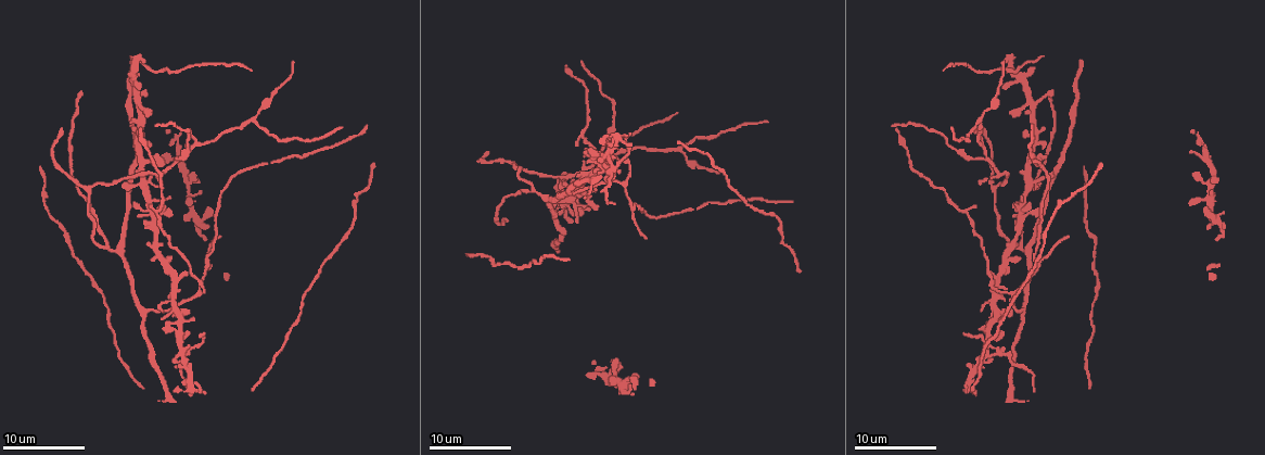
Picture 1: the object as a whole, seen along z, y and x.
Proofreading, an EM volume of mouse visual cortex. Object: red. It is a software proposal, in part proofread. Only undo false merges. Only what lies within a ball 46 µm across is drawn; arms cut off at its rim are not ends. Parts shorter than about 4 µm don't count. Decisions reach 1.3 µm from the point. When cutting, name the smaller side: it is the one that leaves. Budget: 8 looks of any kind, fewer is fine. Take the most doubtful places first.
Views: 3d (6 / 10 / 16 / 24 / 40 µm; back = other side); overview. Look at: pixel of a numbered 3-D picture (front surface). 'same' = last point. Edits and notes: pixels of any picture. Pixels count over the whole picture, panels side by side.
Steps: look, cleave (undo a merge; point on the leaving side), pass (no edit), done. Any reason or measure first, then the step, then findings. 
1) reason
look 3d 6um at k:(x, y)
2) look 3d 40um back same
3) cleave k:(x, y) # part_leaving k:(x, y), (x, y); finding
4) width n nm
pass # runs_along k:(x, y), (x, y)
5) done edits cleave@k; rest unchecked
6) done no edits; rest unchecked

looks like a crossing
look 3d 10um at 1:(608, 155)

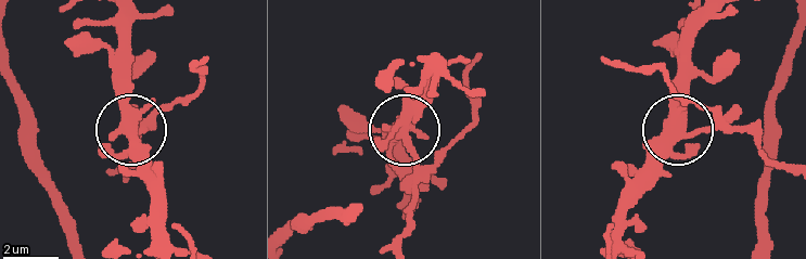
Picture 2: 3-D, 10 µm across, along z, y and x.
arms 5
cleave 2:(168, 108) # part_leaving 2:(412, 152), (412, 212), (398, 247); a second cell is stuck on

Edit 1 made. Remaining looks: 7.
see it whole again
look overview

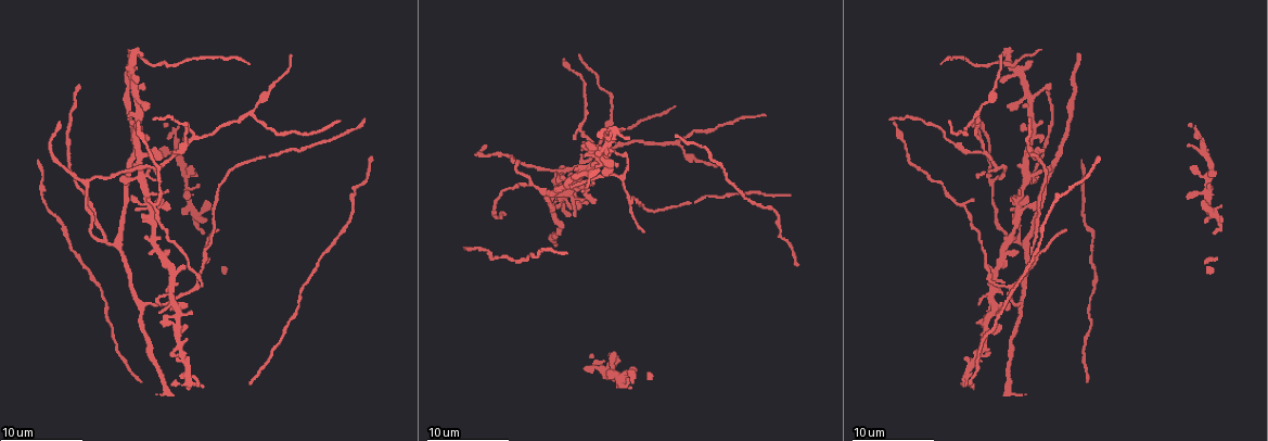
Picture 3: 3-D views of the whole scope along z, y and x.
arms part here
look 3d 10um at 3:(984, 153)

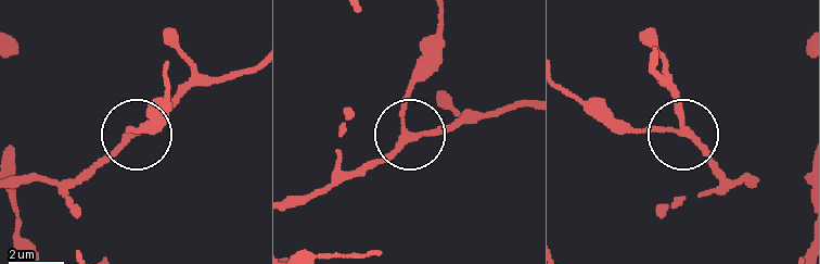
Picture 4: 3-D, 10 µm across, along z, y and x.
arms 3
pass # runs_along 4:(296, 197), (359, 176), (400, 138), (400, 103), (414, 63); all the same cell

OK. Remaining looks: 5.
two arms in line, one across
look 3d 10um at 3:(616, 152)

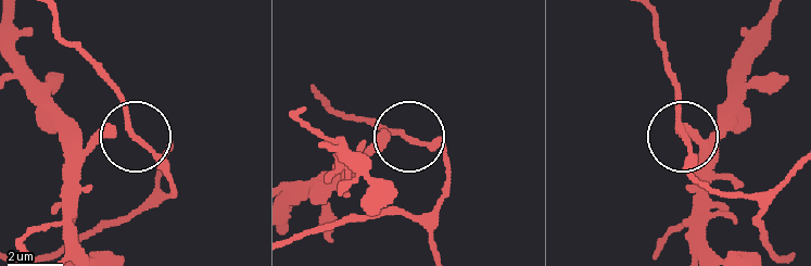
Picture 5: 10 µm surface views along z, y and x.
look 3d 10um back at 5:(128, 129)

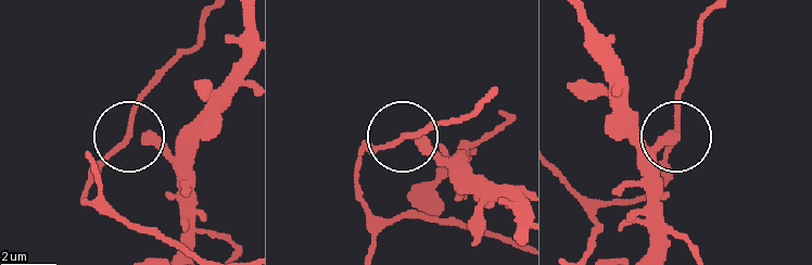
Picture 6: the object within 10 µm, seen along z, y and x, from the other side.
arms 3
pass # runs_along 6:(94, 204), (92, 177), (127, 135), (135, 100), (155, 74); one cell here

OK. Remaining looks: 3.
three arms meet
look 3d 10um at 3:(1018, 238)

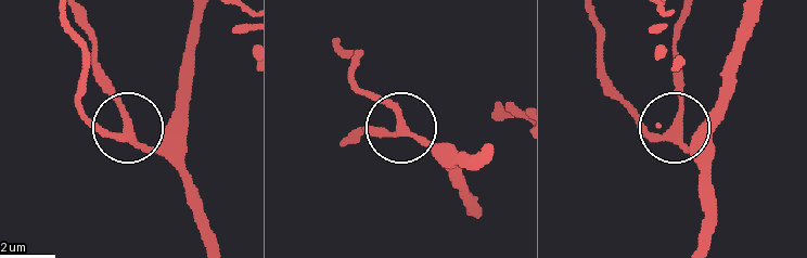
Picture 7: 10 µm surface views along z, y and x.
pass # runs_along 7:(490, 157), (455, 157), (404, 133), (392, 111), (359, 89); all the same cell

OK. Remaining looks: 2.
done edits cleave@2; rest unchecked

